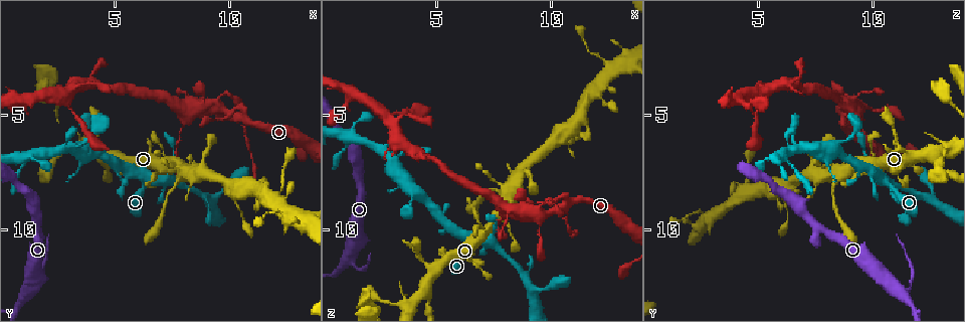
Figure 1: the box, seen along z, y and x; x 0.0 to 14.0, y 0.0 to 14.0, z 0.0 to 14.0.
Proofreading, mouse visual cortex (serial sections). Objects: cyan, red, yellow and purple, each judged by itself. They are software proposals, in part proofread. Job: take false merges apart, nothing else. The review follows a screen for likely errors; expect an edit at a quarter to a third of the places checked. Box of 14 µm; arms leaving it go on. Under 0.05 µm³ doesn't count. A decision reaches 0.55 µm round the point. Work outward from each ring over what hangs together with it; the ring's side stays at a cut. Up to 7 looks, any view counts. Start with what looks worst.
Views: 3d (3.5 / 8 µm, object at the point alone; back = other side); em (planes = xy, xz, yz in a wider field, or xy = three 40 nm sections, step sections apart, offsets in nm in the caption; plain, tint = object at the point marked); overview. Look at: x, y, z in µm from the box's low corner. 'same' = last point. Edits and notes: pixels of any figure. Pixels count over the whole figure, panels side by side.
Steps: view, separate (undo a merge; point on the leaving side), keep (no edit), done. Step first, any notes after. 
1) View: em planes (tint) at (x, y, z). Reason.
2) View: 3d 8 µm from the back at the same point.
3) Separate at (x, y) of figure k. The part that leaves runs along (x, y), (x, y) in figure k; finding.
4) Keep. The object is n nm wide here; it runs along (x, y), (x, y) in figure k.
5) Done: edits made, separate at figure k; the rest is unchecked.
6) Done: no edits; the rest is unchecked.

View: 3d 8 µm at (2.9, 6.3, 6.3).

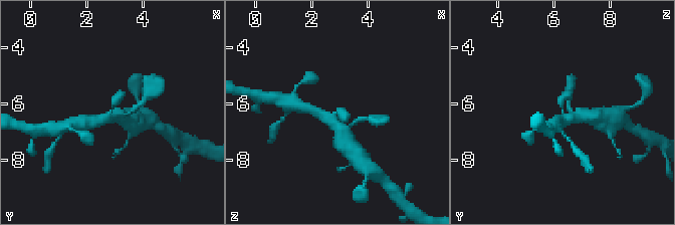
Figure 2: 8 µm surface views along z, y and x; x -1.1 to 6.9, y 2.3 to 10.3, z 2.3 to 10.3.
View: em planes (tint) at (2.9, 6.3, 6.3).

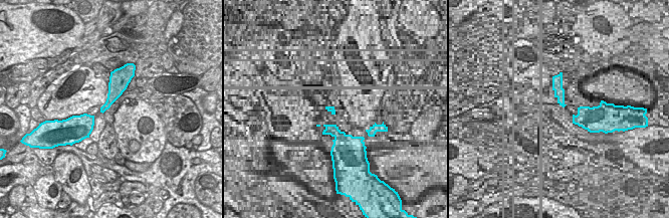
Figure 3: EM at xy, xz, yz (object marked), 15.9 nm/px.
Keep. All the same cell.

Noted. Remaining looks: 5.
View: 3d 3.5 µm at (10.7, 5.3, 8.9). Looks like a crossing.

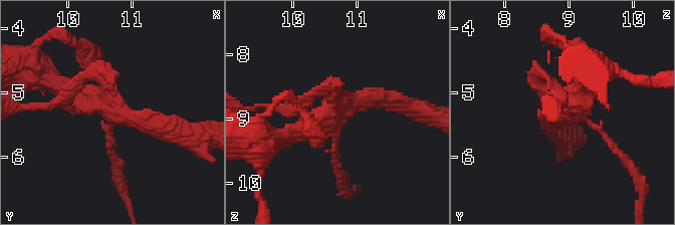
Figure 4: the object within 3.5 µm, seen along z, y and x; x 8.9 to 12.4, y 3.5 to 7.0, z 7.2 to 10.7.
View: em planes (tint) at (10.70, 5.25, 8.85). Shape alone is not enough.

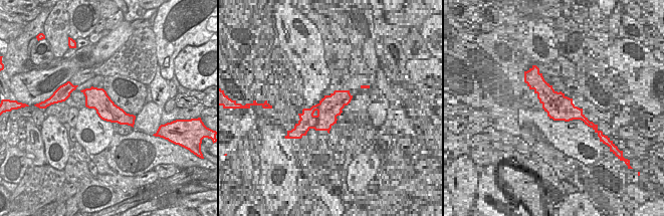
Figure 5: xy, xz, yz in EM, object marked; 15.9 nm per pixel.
View: em xy step 5 (tint) at the same point. Cut it another way.

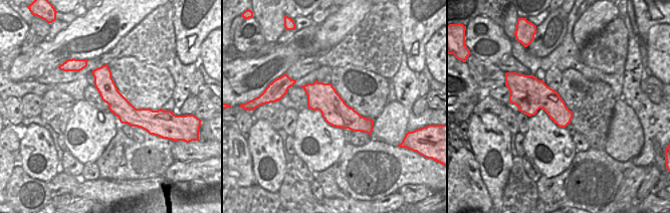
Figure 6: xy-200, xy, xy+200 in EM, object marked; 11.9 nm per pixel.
Separate at (113, 154) of figure 4. The object is 340 nm wide here; the part that leaves runs along (110, 125), (110, 156), (130, 205) in figure 4; two cells meet here.

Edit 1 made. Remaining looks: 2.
View: 3d 3.5 µm at (3.7, 3.7, 5.1). Thin neck.

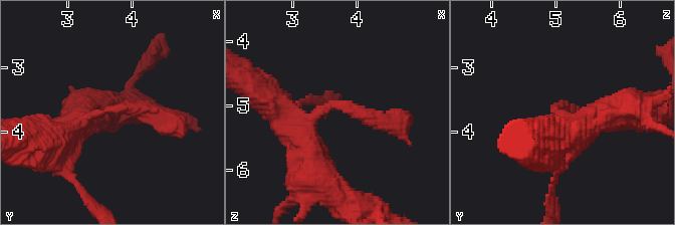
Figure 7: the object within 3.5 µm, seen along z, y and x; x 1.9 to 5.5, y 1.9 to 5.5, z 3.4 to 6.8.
View: em xy step 2 (tint) at (3.65, 3.65, 5.05). The arms are 250, 450 nm wide; shape alone is not enough.

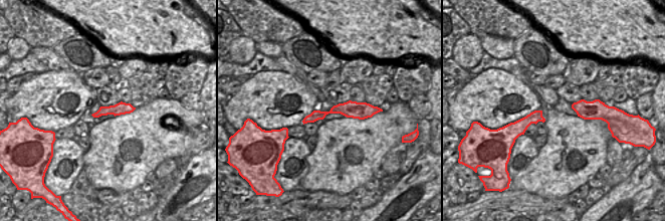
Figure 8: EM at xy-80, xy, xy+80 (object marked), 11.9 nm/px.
Keep. It runs along (307, 151), (301, 138), (329, 106), (397, 125) in figure 7; all the same cell.

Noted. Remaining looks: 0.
Done: edits made, separate at figure 4; the rest is unchecked.

